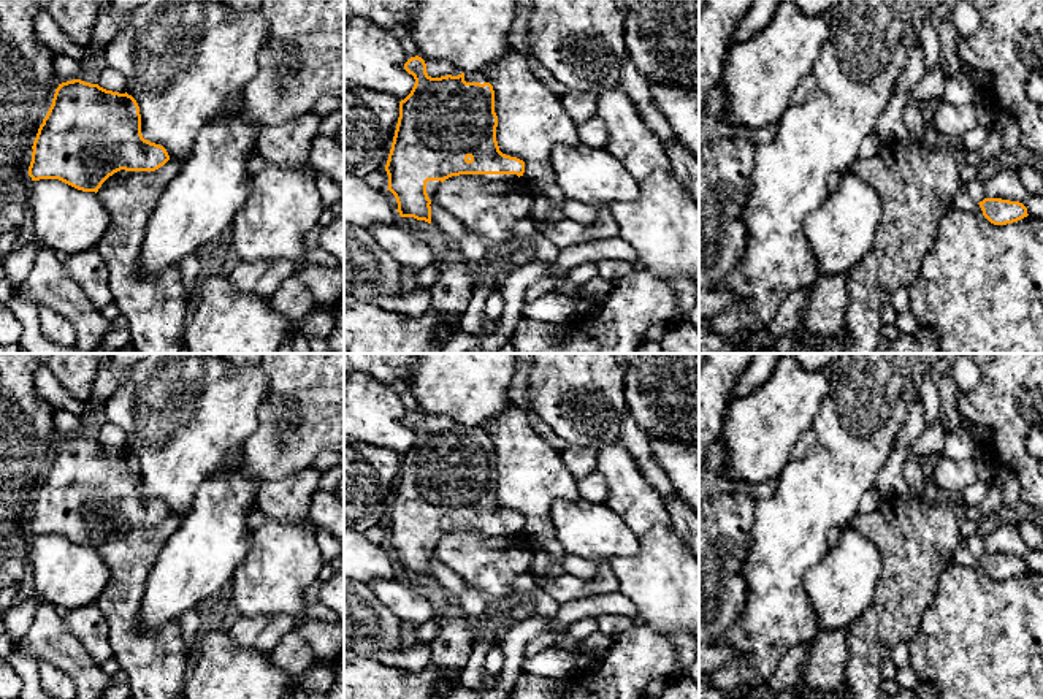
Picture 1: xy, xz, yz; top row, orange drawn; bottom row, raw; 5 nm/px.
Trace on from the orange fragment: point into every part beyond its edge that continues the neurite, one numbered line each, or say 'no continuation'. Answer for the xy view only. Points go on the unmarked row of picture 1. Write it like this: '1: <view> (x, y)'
no continuation

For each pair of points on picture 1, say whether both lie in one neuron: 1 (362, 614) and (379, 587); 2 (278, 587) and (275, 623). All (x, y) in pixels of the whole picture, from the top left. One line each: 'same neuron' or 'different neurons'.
1: different neurons
2: different neurons

